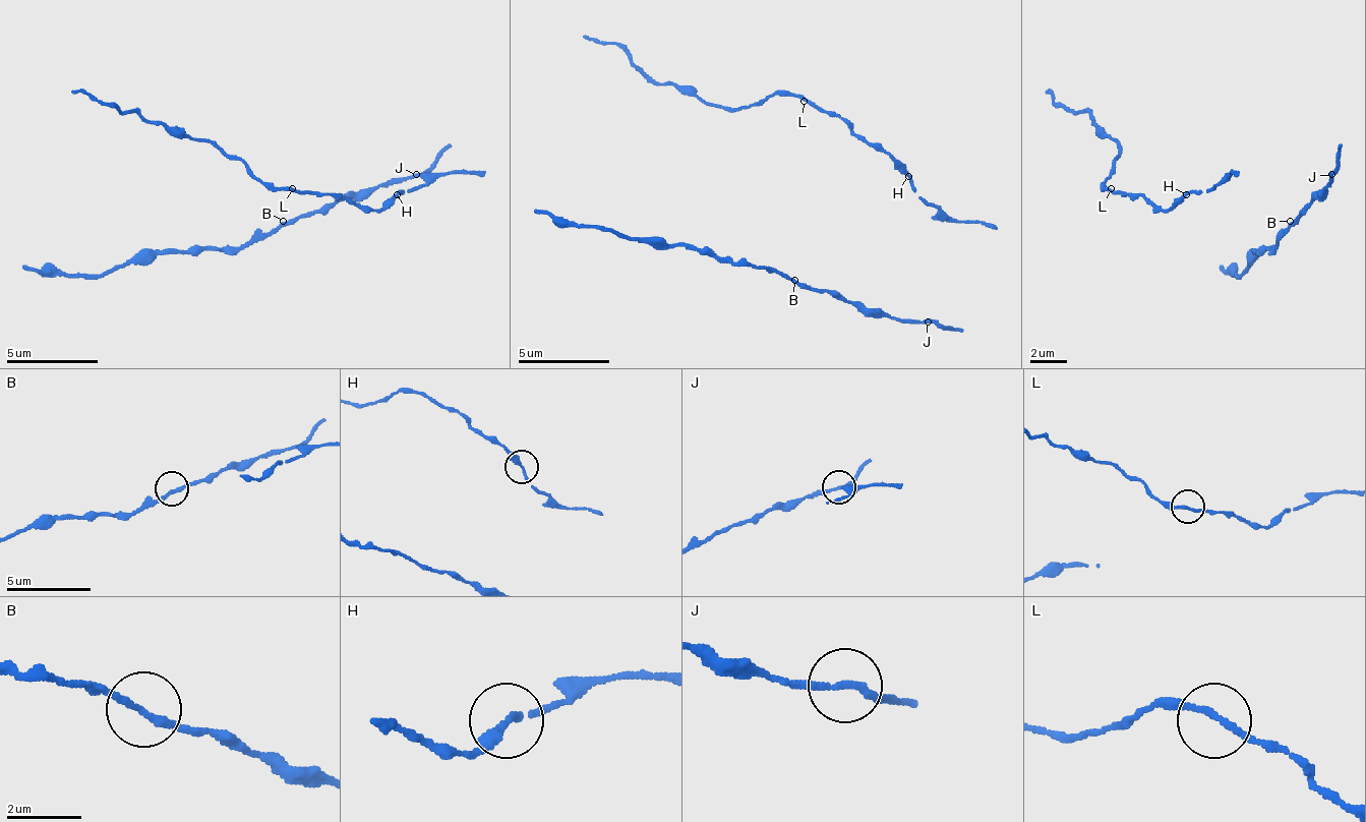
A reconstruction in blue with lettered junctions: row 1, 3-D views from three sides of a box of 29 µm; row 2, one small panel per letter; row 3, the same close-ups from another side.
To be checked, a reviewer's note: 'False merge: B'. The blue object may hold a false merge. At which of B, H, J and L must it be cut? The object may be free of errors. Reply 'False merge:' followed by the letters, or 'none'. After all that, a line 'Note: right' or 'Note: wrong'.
False merge: none
Note: wrong

